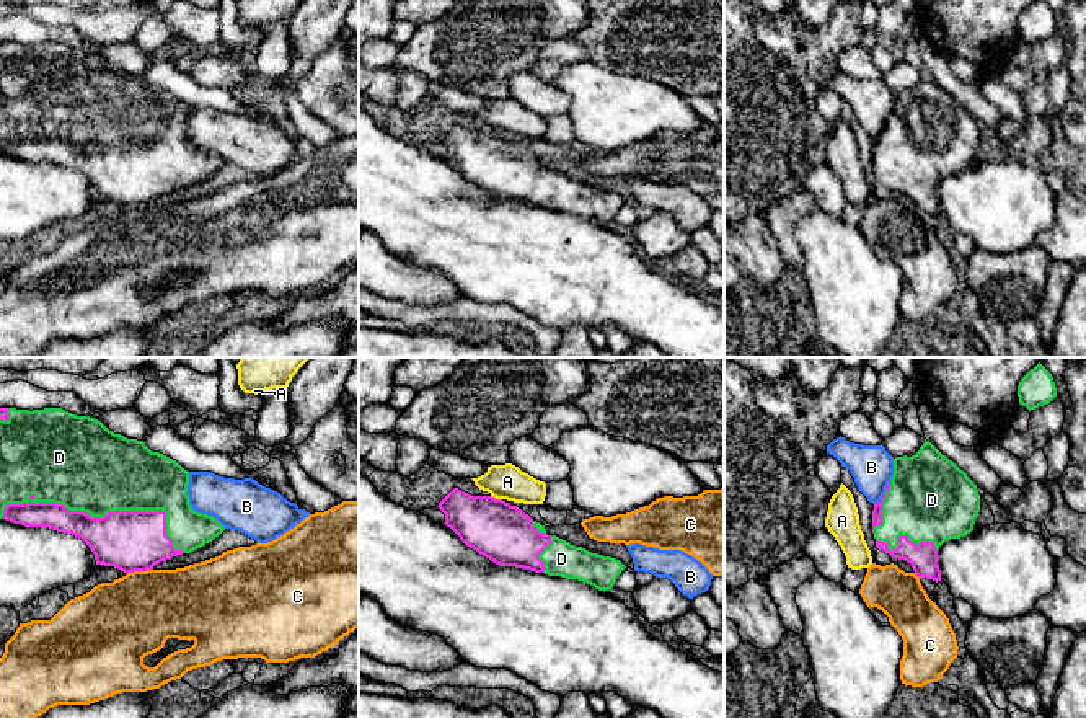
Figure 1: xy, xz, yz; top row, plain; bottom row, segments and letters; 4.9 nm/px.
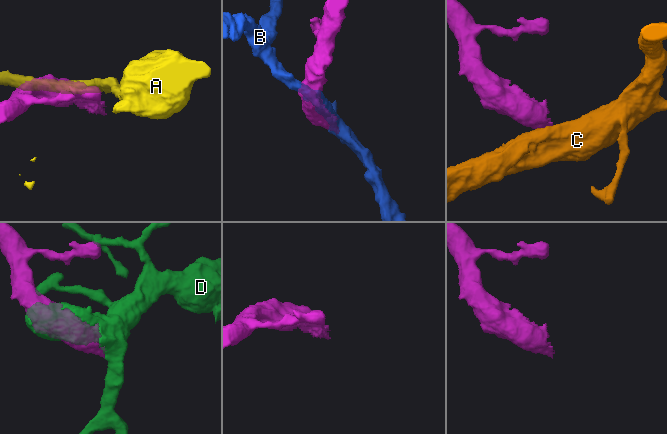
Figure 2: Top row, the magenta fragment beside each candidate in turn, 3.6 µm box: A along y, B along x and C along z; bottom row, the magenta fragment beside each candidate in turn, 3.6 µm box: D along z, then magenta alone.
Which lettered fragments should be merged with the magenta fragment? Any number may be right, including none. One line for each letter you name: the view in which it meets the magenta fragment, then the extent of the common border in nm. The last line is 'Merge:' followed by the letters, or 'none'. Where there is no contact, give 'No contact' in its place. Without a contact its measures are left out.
D: Touches magenta in xy. Shared border 950 nm
Merge: D

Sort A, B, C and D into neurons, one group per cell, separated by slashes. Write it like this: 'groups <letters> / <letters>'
groups A / B / C / D

